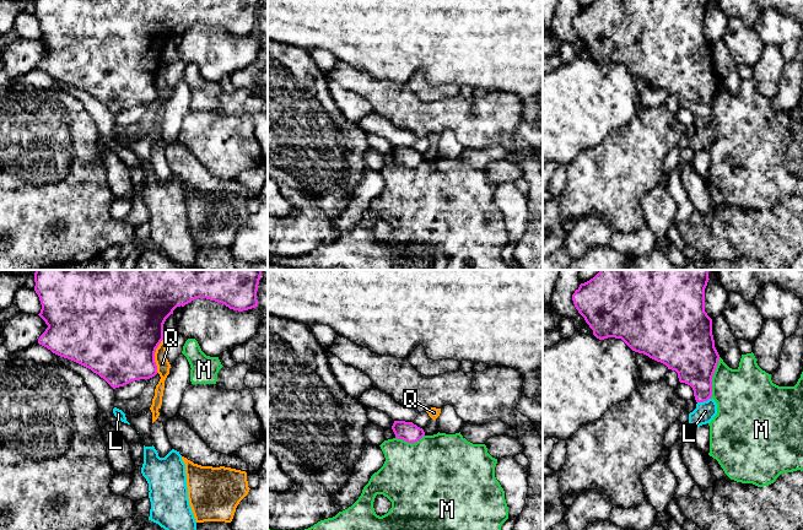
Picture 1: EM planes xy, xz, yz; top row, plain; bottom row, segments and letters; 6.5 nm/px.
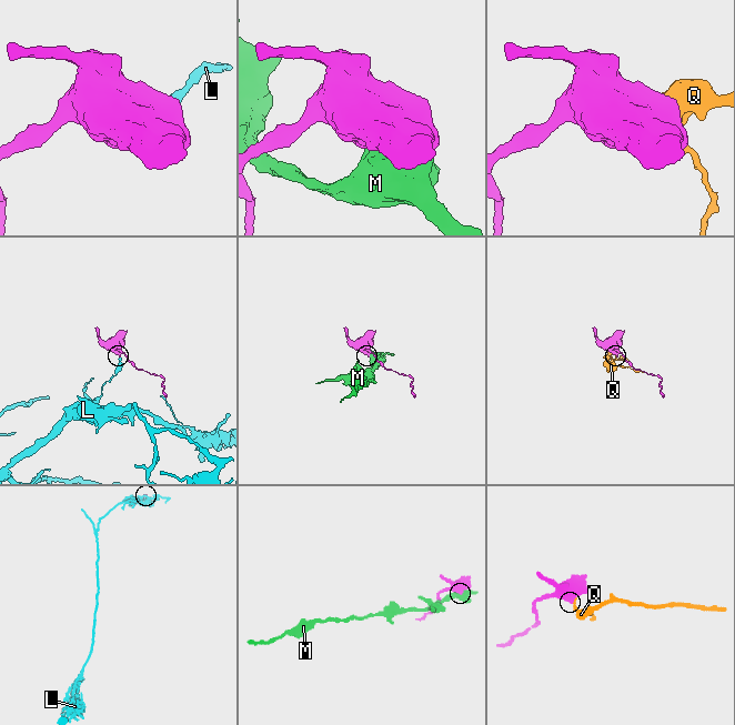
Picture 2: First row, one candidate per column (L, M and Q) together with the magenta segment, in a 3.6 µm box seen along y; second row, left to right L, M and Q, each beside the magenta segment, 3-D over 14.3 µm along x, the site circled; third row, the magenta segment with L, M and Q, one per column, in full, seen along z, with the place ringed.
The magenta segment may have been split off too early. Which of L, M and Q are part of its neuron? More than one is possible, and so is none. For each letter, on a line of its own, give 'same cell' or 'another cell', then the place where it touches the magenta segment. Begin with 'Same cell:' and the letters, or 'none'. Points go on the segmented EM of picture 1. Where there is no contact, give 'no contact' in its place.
Same cell: none
L: another cell | yz (704, 400)
M: another cell | yz (711, 378)
Q: another cell | xy (154, 356)

